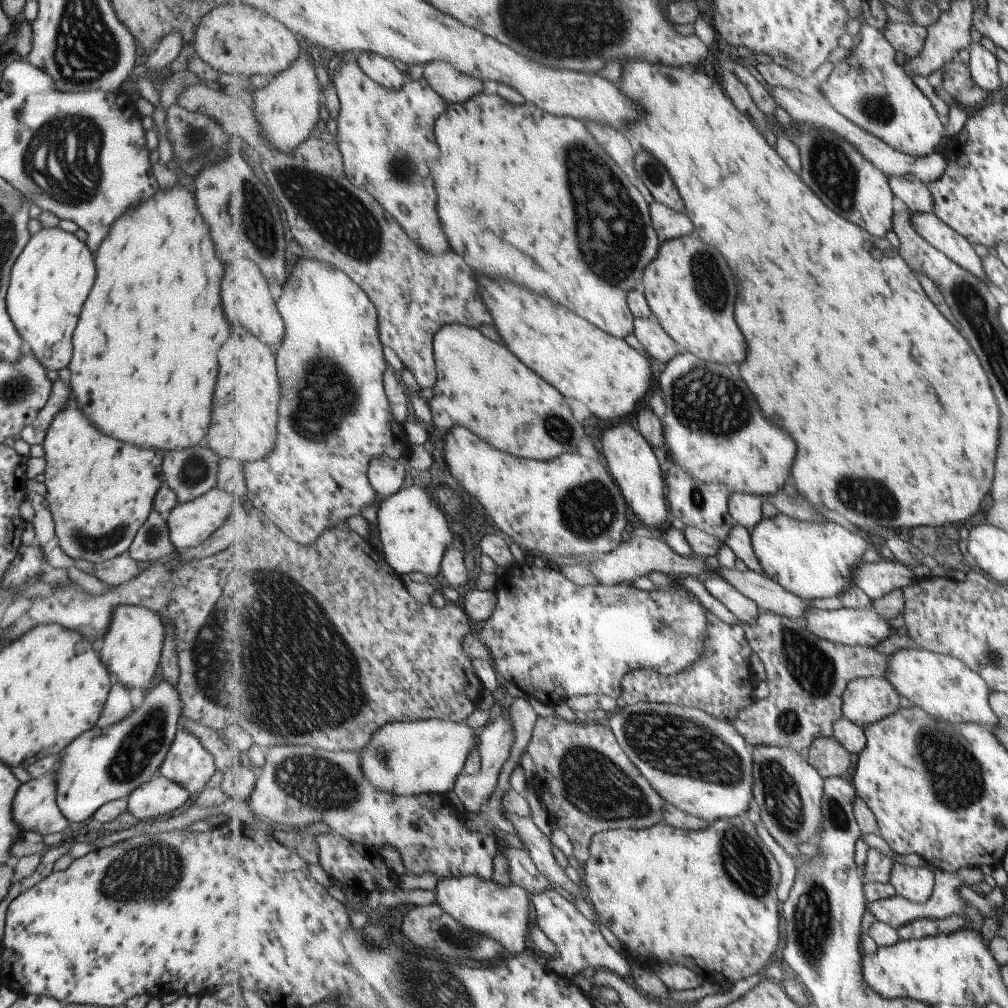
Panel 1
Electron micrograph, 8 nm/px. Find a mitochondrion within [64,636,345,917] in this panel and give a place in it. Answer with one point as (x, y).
(142, 872)

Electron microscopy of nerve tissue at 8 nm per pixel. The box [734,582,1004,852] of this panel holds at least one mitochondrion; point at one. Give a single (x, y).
(955, 778)

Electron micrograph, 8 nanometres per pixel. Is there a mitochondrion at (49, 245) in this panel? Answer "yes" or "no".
no

